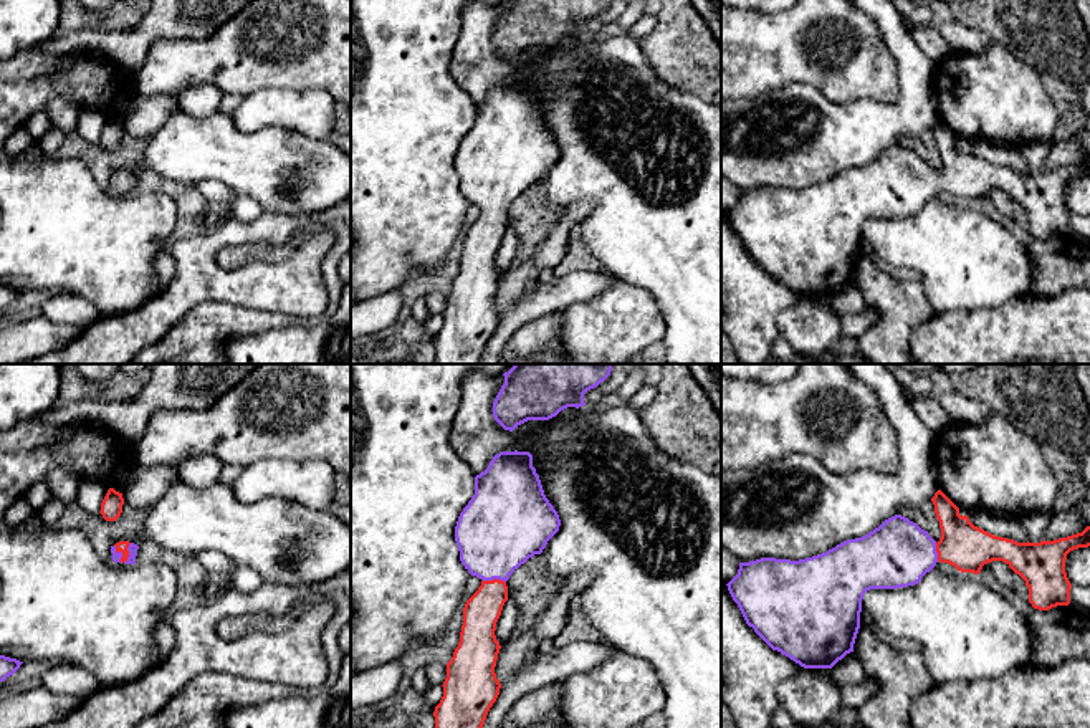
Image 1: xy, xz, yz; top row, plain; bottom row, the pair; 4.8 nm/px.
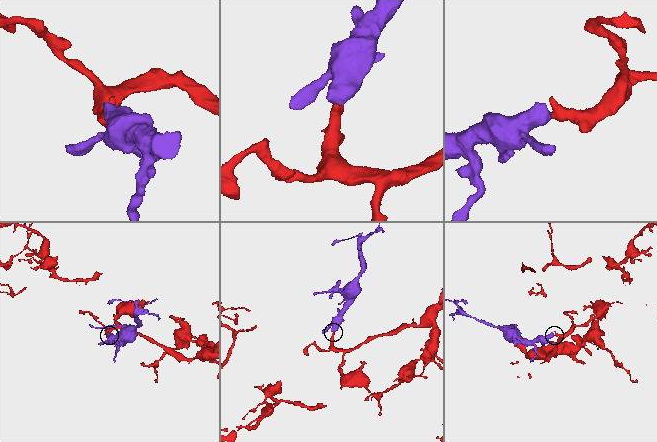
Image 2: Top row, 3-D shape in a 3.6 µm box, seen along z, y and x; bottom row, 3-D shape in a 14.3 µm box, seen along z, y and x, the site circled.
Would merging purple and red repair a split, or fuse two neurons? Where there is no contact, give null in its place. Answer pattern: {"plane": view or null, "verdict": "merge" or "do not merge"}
{"plane": "xz", "verdict": "merge"}

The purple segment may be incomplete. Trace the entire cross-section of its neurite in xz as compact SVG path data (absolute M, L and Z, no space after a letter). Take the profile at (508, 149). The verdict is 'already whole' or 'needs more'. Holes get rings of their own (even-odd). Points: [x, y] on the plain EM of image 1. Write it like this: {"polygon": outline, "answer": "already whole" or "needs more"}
{"polygon": "M500 81L493 86L488 98L475 106L475 124L458 146L455 170L458 174L461 194L471 205L481 208L481 215L463 237L460 271L452 290L447 293L447 308L442 314L443 326L433 341L435 364L480 364L486 344L496 331L501 318L495 303L501 275L496 270L495 260L503 235L508 230L506 210L529 187L543 182L547 170L559 160L559 156L559 144L544 124L529 81Z", "answer": "needs more"}

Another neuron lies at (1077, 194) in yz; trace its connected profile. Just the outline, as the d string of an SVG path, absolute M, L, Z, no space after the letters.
M1090 175L1067 184L1065 202L1072 215L1090 215Z

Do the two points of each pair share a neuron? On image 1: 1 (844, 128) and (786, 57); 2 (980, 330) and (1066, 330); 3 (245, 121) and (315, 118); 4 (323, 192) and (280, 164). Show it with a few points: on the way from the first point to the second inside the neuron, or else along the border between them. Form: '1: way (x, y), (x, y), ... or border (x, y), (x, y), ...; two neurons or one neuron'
1: border (771, 90), (809, 83), (831, 101), (844, 103); two neurons
2: way (1001, 330), (1044, 330); one neuron
3: way (262, 114), (298, 114); one neuron
4: way (311, 181), (296, 162), (291, 164); one neuron

